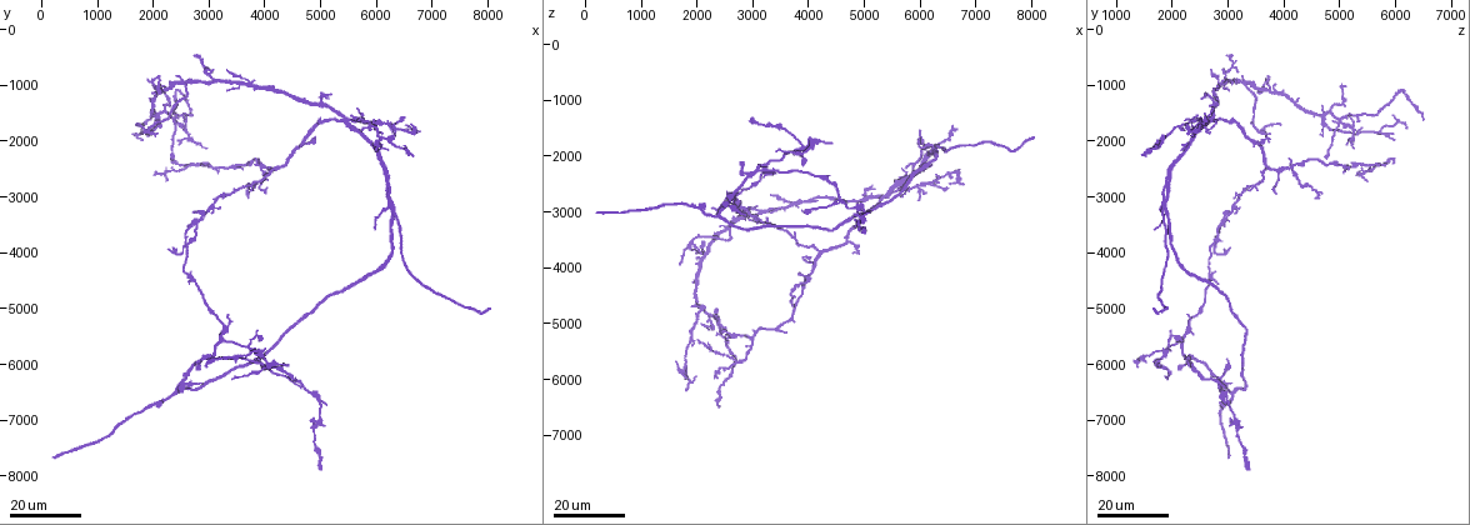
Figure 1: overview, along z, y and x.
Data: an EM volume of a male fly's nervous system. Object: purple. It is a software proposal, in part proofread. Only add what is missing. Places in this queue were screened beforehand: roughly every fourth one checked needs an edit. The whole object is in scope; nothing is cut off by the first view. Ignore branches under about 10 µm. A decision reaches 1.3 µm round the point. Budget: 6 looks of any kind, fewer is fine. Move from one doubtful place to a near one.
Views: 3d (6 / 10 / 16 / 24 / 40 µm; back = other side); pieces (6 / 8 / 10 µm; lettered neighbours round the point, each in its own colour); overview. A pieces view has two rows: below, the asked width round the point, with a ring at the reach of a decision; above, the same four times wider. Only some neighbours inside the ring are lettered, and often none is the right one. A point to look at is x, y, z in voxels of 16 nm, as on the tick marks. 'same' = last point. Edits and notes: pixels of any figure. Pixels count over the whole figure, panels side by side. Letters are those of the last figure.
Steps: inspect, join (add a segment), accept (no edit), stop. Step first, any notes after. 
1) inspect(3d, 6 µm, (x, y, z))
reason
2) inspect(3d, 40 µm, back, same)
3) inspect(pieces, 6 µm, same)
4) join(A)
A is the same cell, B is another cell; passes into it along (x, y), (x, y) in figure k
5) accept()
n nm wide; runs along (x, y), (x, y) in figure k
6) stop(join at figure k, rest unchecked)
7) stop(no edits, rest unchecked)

inspect(3d, 24 µm, (1700, 1750, 3900))
end of a long branch

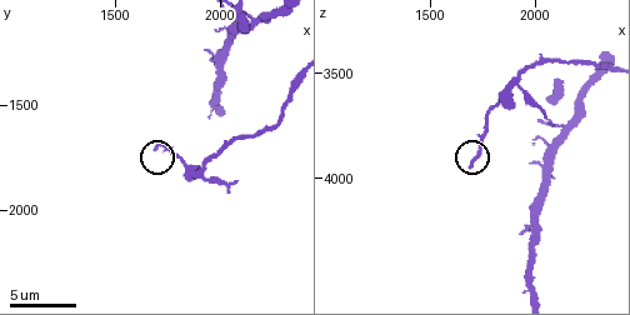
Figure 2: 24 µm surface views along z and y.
inspect(pieces, 10 µm, (1680, 1690, 3950))

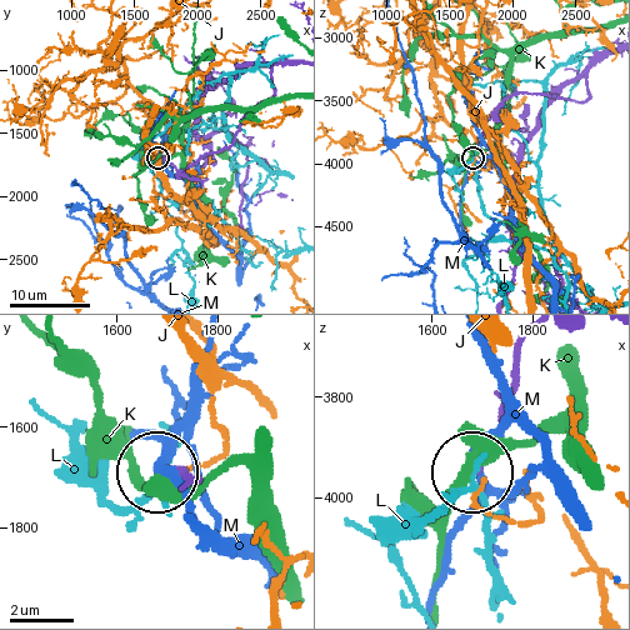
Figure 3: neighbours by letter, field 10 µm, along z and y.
accept()
J, K, L and M are other cells; none of them fits

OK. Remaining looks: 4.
inspect(3d, 24 µm, (200, 7650, 3050))
end of a long branch

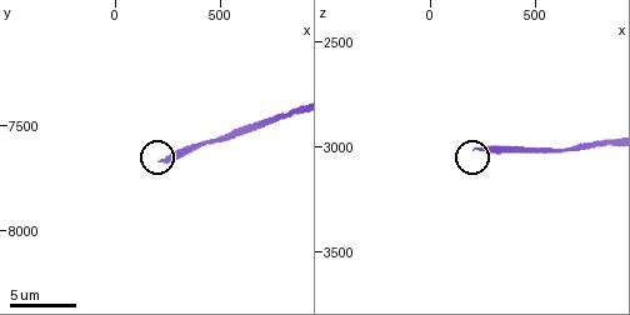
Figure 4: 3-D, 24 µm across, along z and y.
inspect(pieces, 10 µm, (220, 7660, 3020))

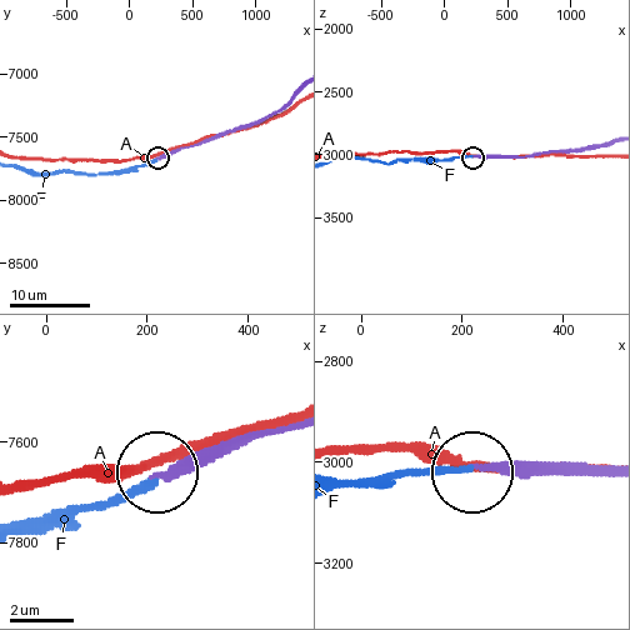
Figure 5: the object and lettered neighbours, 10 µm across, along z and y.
join(F)
180 nm wide; F is the same cell, A is another cell; passes into it along (178, 148), (113, 171), (38, 173) in figure 5; the cell continues

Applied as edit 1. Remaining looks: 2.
inspect(3d, 24 µm, (8000, 5000, 1700))
long arm stops here

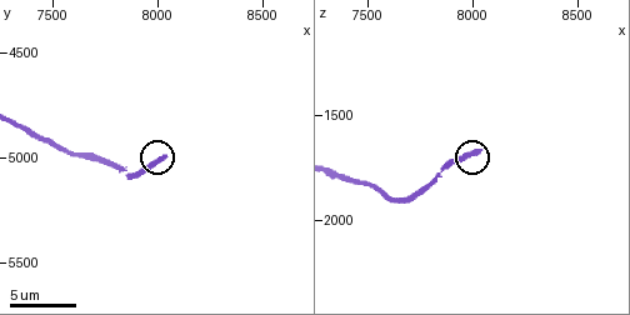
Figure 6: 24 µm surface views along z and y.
inspect(pieces, 6 µm, (8030, 5010, 1660))
see the neighbours

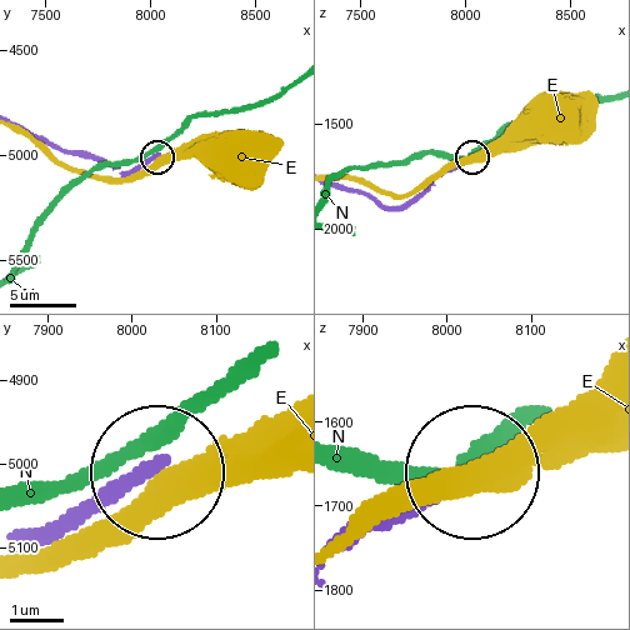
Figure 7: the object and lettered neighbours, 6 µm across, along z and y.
accept()
270 nm wide; E and N are other cells; runs along (44, 526), (148, 476) in figure 7; none of them fits

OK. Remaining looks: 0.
stop(join at figure 5, rest unchecked)

